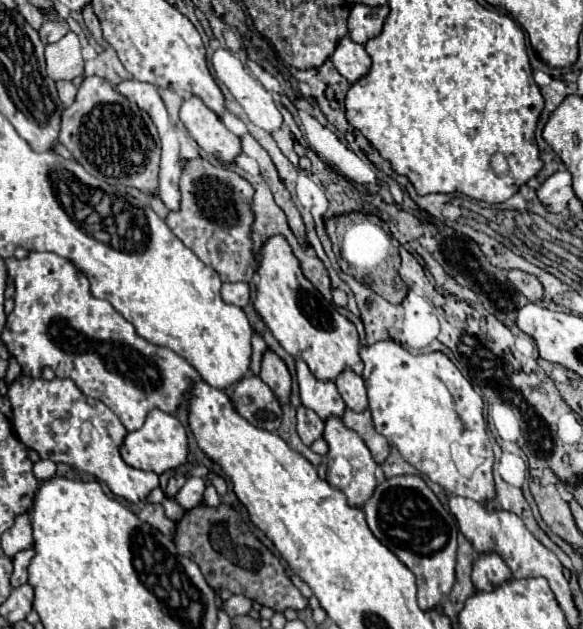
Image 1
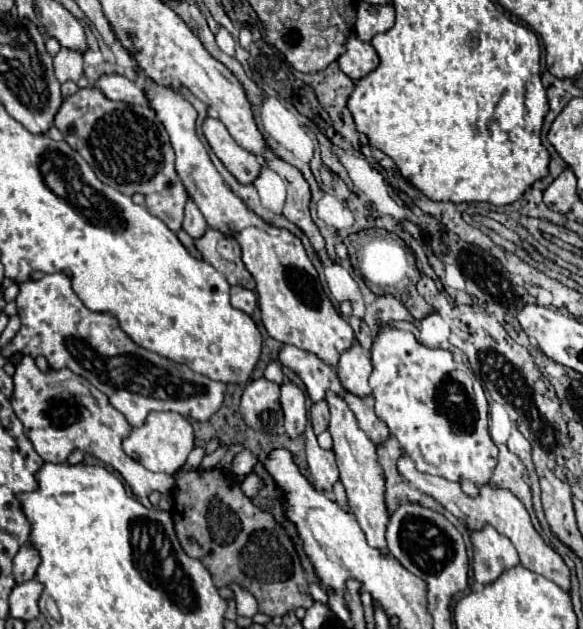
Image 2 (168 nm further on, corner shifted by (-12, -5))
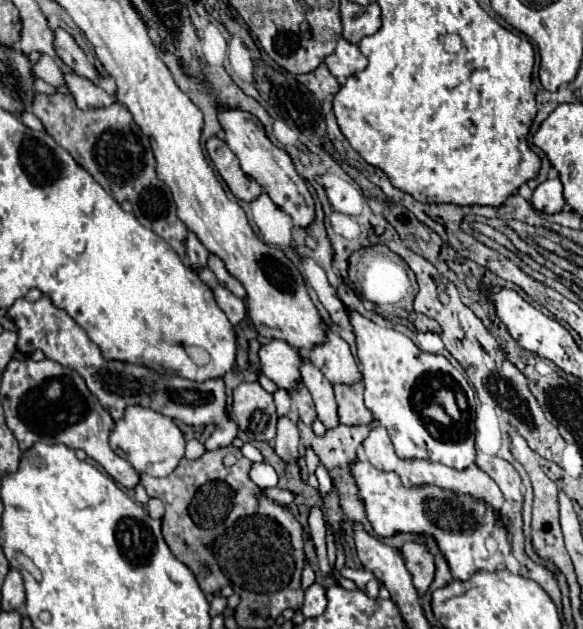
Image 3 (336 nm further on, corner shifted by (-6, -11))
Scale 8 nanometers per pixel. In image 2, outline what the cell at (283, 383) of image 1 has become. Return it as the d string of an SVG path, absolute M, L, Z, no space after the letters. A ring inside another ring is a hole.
M282 384L282 410L284 410L284 428L290 438L298 438L306 428L306 408L304 408L304 392L292 384Z

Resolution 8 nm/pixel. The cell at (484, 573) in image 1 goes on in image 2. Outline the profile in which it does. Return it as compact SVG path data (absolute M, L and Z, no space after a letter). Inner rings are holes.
M484 524L480 530L472 530L470 540L474 546L474 552L472 552L474 580L480 584L490 584L504 570L520 564L518 552L510 542L510 538L506 538L504 534L498 534L488 524Z

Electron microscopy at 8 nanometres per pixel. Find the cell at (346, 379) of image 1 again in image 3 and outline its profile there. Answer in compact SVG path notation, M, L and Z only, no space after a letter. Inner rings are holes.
M326 332L328 342L310 350L308 360L328 378L330 384L356 384L362 380L362 372L350 352L350 346L334 332Z

